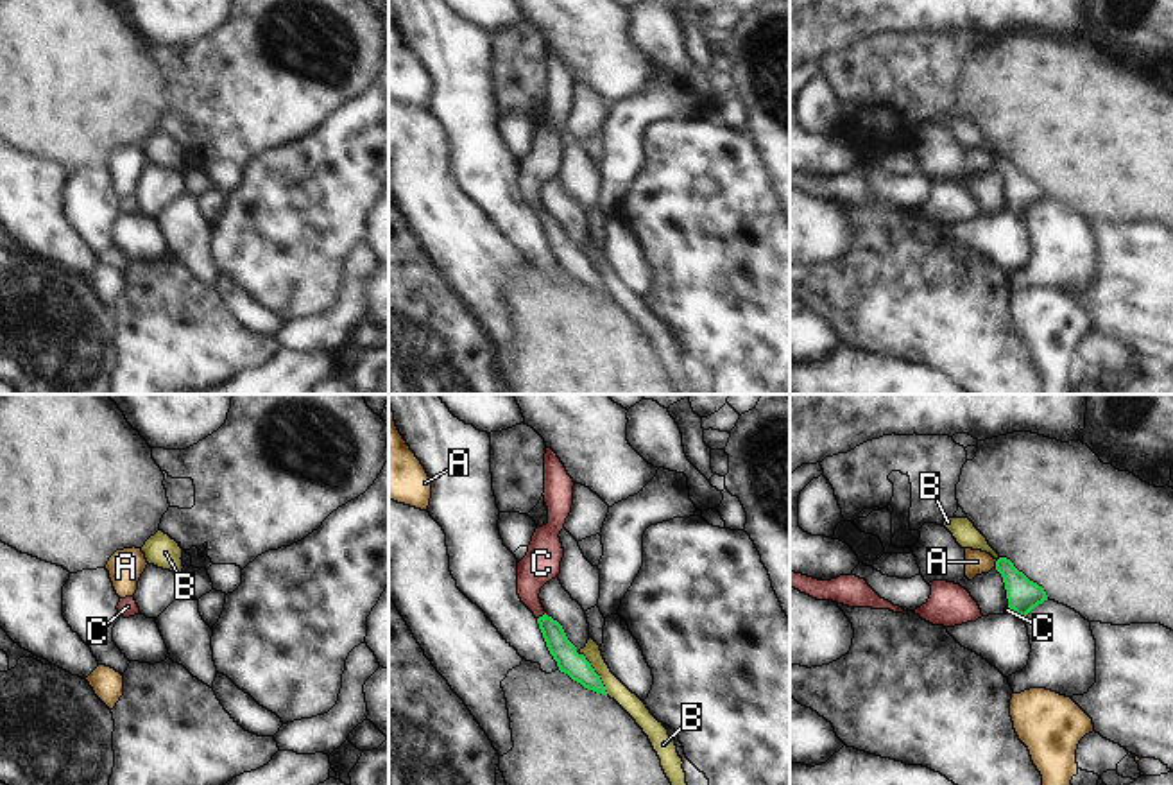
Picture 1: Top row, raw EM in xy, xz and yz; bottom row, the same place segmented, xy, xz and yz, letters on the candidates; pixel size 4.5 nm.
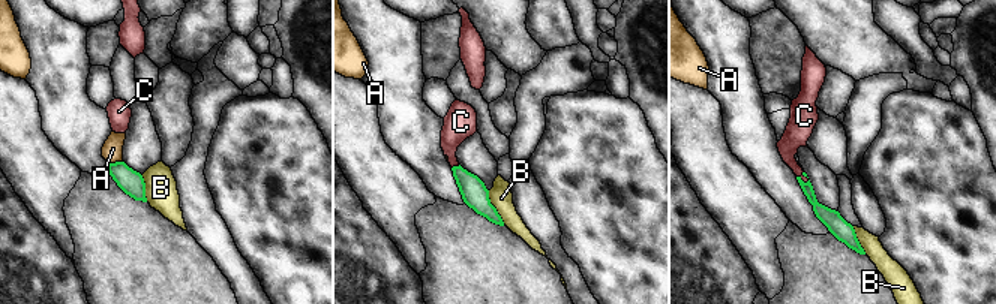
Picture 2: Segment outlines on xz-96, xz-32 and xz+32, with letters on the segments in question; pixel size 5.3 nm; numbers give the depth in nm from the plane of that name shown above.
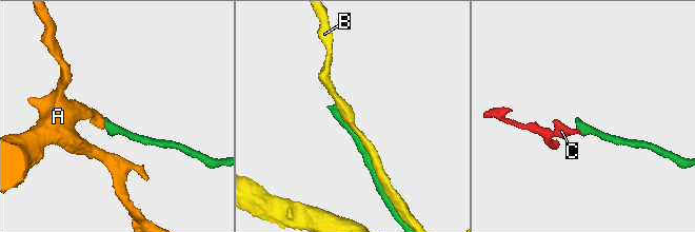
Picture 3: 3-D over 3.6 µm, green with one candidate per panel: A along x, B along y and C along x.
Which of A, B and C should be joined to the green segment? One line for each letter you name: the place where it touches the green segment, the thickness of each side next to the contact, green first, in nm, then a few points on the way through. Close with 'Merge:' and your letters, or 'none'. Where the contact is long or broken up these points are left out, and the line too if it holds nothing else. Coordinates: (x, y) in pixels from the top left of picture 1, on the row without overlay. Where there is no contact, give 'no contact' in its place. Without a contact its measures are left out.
C: meets green in xz at (543, 214); 110 nm thick on the green side, 160 nm on the other; runs through xz (565, 251), (543, 214), (532, 201), (541, 162)
Merge: C

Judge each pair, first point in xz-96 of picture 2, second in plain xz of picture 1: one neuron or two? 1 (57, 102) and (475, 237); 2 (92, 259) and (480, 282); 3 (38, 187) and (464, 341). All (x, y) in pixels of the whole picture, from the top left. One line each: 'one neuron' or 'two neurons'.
1: two neurons
2: two neurons
3: two neurons

